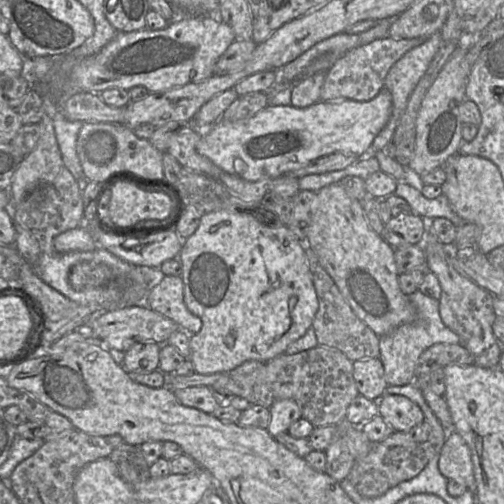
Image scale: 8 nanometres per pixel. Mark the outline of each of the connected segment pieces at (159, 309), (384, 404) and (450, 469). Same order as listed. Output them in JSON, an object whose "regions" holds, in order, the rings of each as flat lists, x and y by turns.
{"regions":[[[164,276,148,293,145,298,145,305,153,311,174,321,188,334,195,334,199,332,202,327,201,319,193,315,185,305,184,284,180,276]],[[384,395,378,401,379,416,393,428,395,432,409,431,424,422,421,408,401,395]],[[456,432,450,433,440,451,438,468,448,480,463,484,475,494,471,452,464,439]]]}

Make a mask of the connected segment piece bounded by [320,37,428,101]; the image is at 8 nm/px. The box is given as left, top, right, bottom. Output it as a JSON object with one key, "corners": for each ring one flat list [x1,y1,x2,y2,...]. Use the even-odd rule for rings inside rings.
{"corners":[[386,37,346,52,326,71,320,101,339,98,357,101,372,100,384,89,385,78,391,67,408,51,423,44,427,38,399,40]]}

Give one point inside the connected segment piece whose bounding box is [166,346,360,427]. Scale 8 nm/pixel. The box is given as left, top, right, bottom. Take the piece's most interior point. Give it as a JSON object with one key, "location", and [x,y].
{"location":[320,380]}

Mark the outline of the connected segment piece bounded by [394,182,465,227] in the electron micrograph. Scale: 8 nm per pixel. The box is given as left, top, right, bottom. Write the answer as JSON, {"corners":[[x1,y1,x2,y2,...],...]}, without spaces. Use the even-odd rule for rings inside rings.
{"corners":[[398,182,394,195,405,199,412,208,412,213,422,218,442,217,450,220,456,227,465,223,451,208,448,198,443,193,436,198,429,199,411,185]]}

